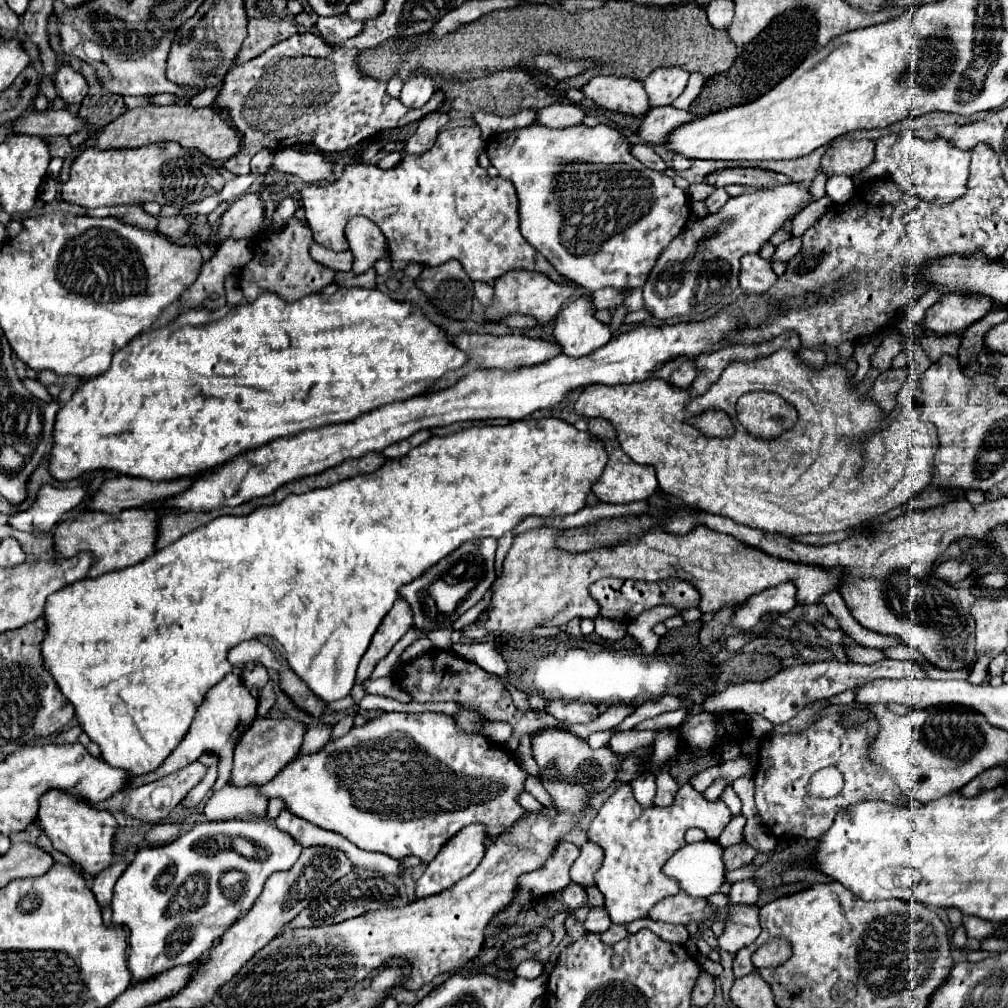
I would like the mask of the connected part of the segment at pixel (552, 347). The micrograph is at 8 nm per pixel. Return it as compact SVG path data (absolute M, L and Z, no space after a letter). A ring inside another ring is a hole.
M458 335L452 339L456 347L460 347L464 353L468 353L468 363L458 369L458 379L466 375L468 371L474 369L518 369L524 365L536 365L544 363L556 355L562 353L562 347L558 343L546 341L546 339L532 339L526 335L504 335L504 337L494 337L494 335Z

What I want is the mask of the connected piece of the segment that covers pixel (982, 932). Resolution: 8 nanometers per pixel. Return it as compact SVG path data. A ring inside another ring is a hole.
M964 915L962 923L966 927L968 937L974 937L974 939L986 939L994 929L994 925L990 921L984 921L984 919L978 919L972 915Z

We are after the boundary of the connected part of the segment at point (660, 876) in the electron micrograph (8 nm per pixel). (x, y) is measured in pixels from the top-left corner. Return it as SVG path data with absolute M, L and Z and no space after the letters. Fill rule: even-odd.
M628 783L618 787L602 805L588 829L588 839L604 849L604 863L594 879L596 887L604 893L604 909L612 923L630 923L646 917L658 901L676 895L678 883L662 873L662 865L684 845L684 833L690 827L698 827L706 831L710 839L716 839L730 819L732 815L720 799L714 803L704 801L692 783L686 783L678 791L676 801L670 807L650 809L642 809L636 803Z

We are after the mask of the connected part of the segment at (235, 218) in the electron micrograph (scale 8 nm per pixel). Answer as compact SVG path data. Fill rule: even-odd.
M246 193L240 199L236 199L222 215L222 225L216 241L226 239L228 235L234 239L252 237L262 225L264 225L264 203L258 193Z

